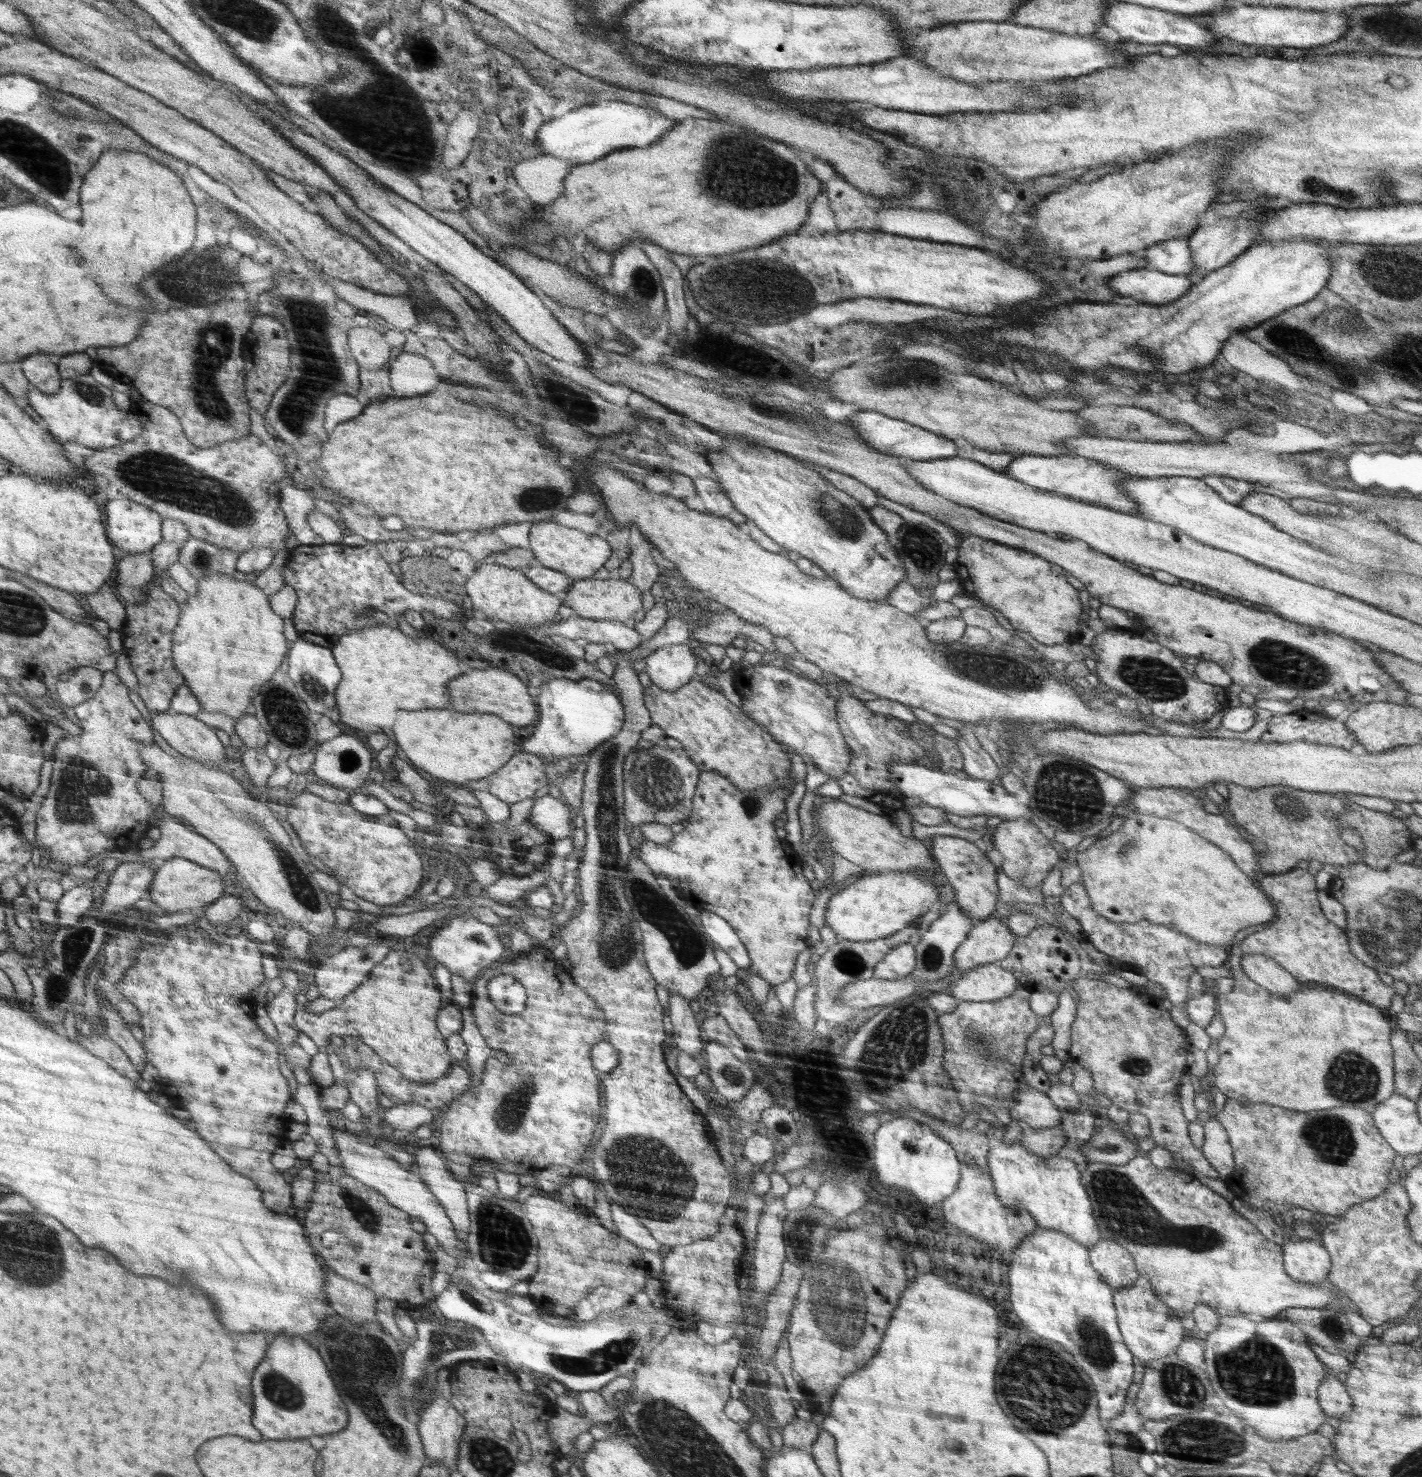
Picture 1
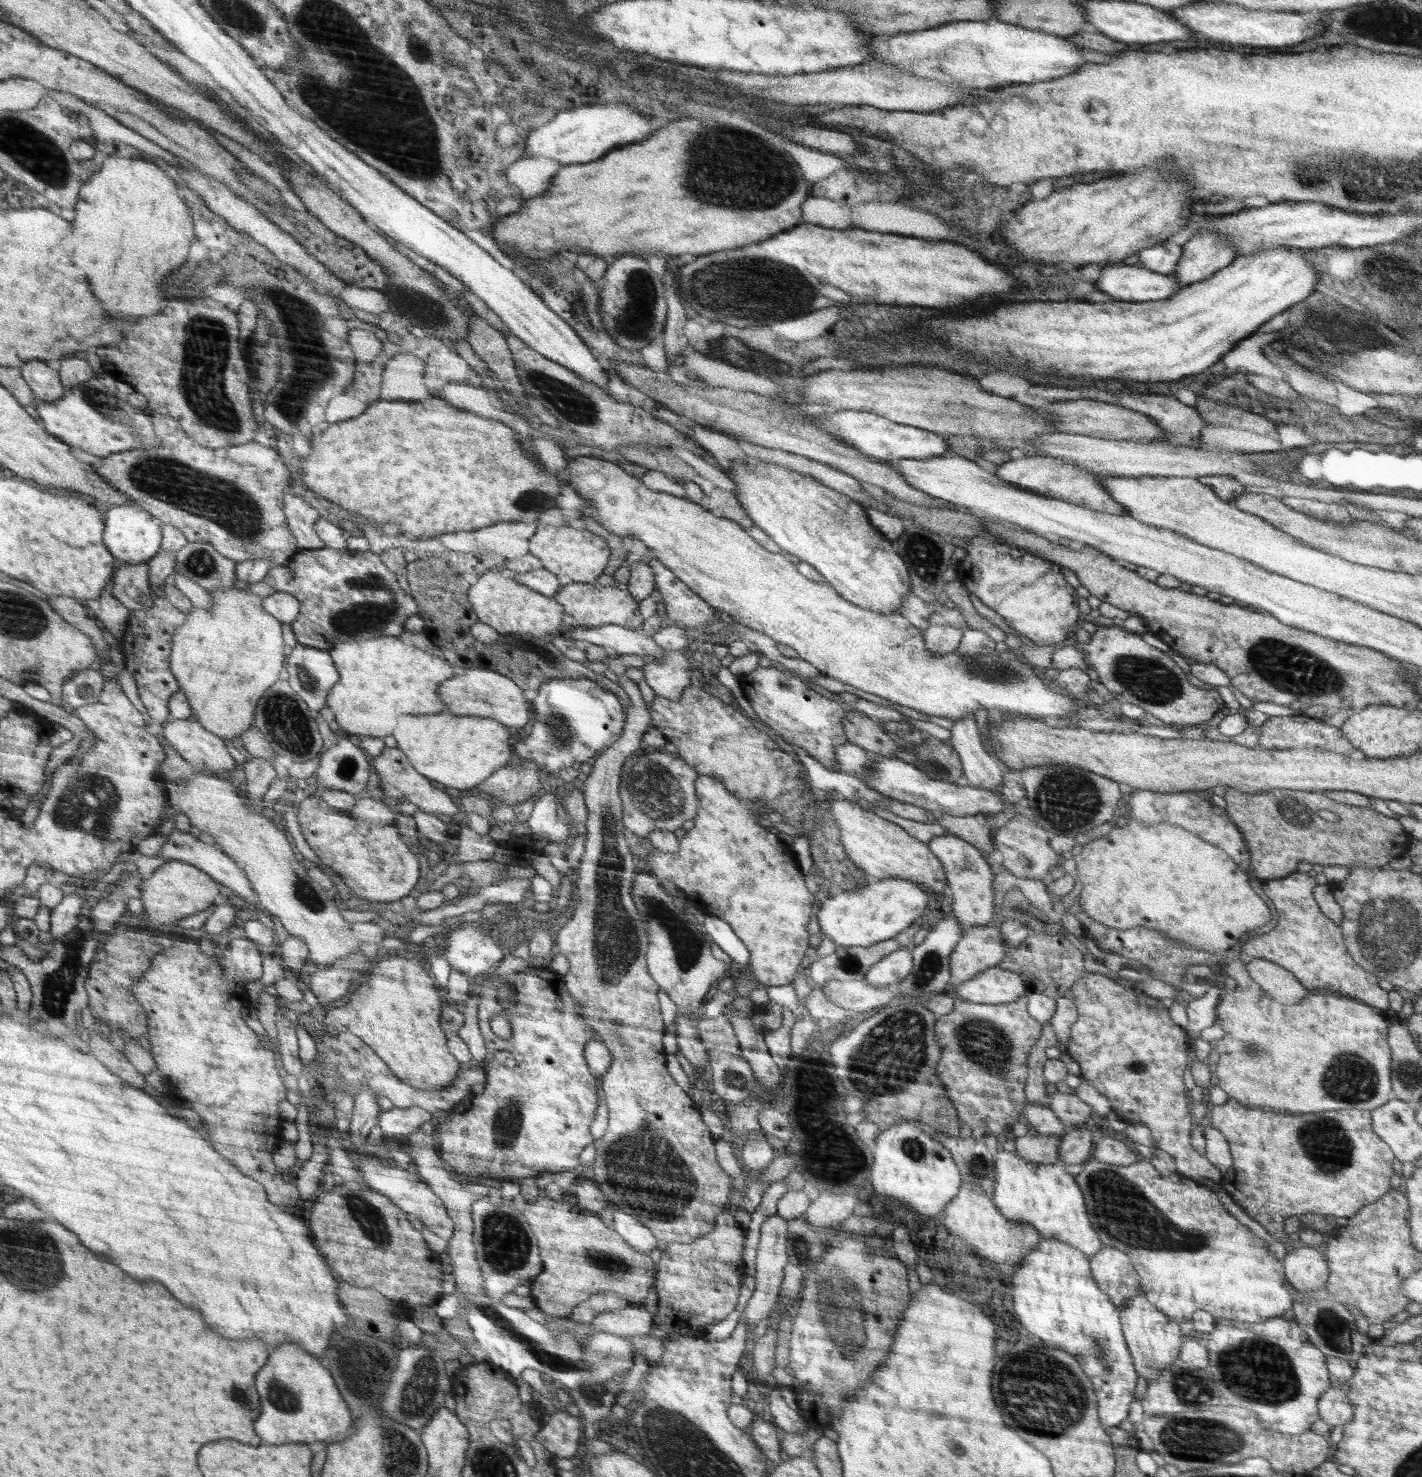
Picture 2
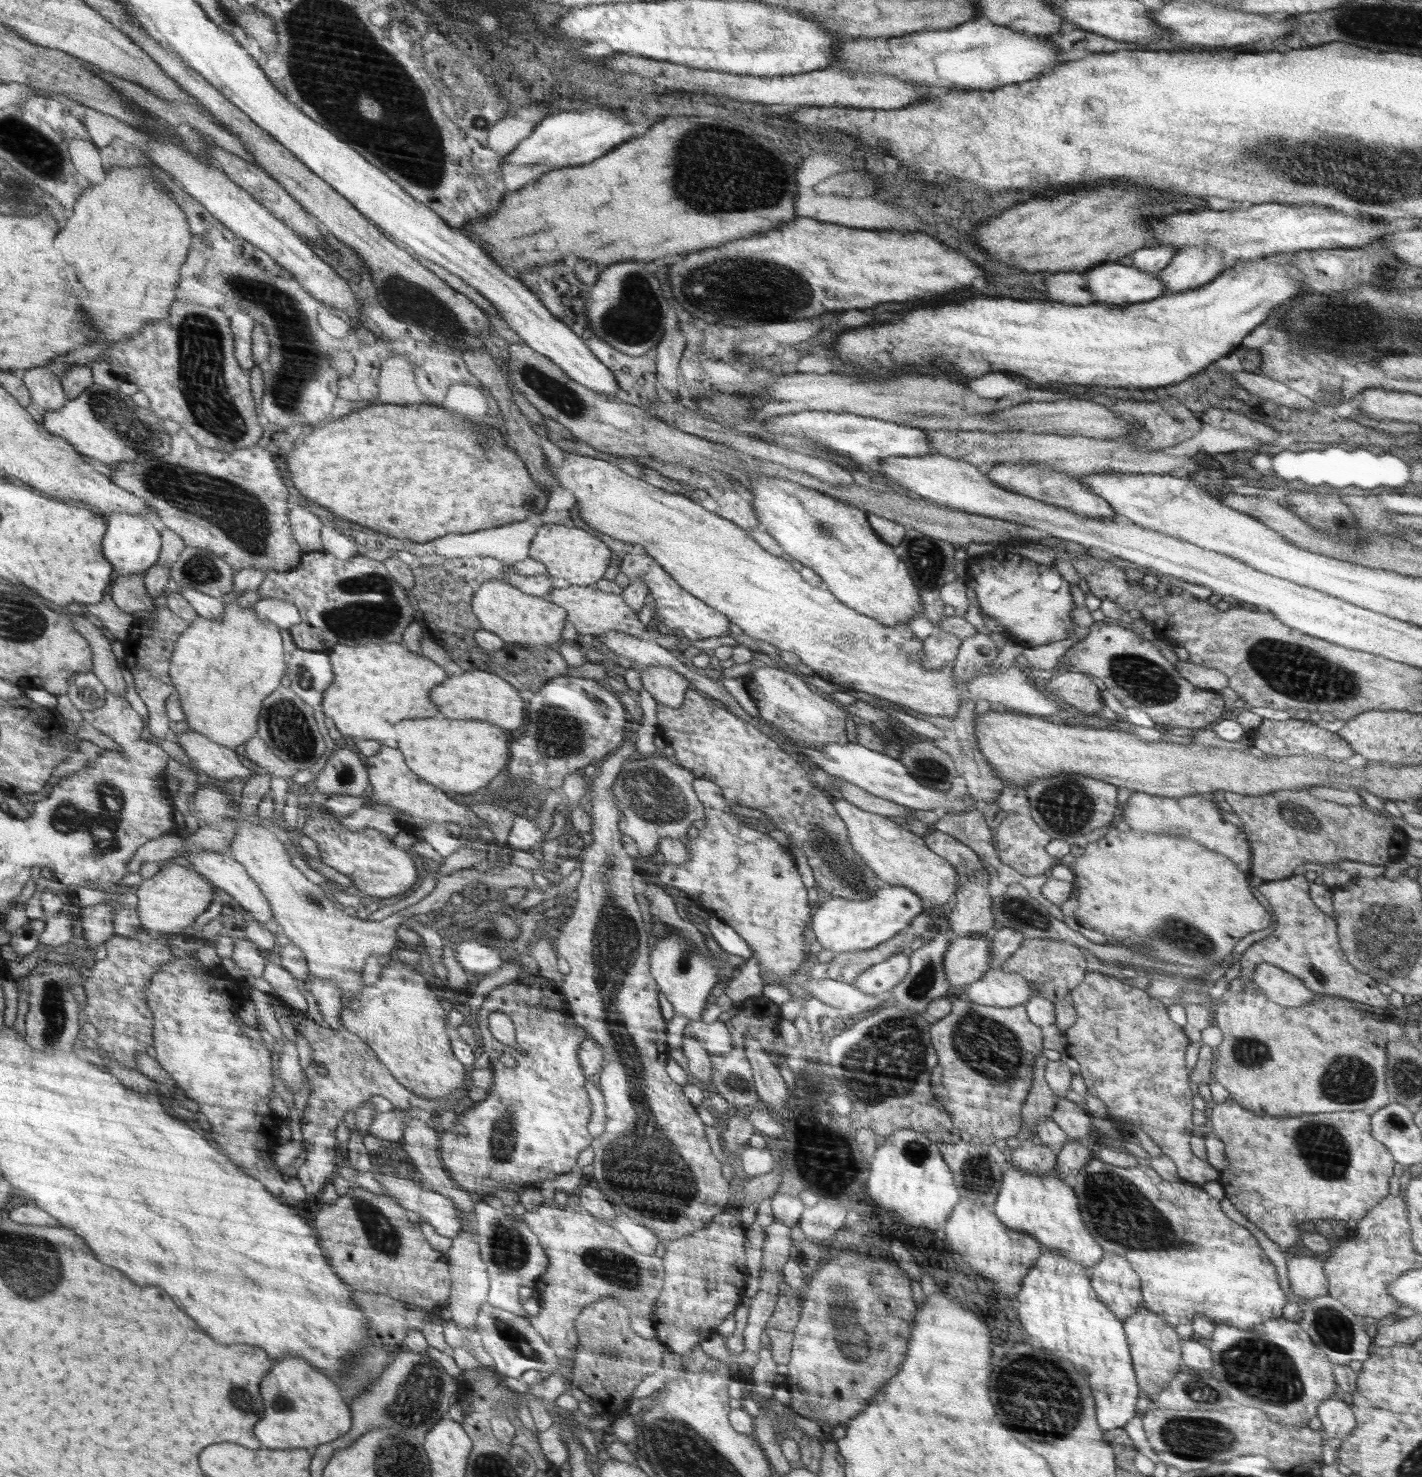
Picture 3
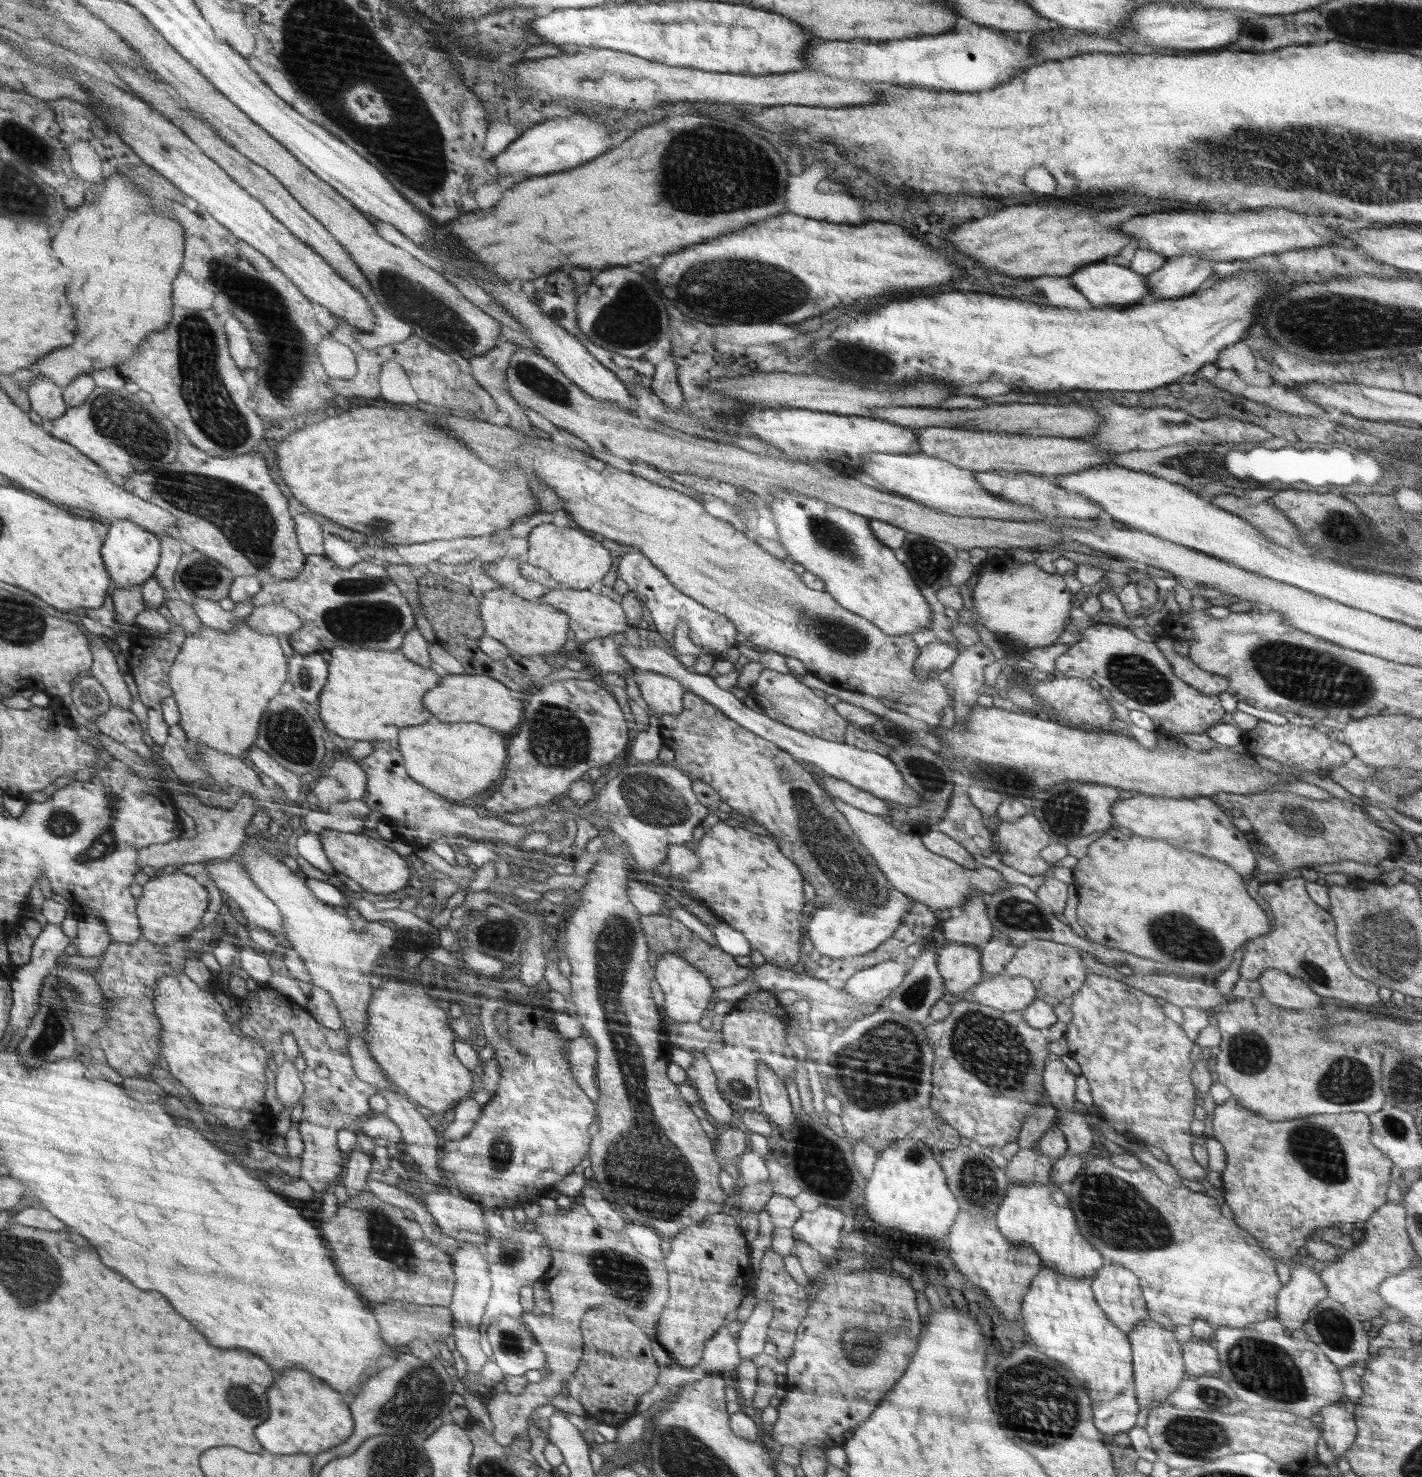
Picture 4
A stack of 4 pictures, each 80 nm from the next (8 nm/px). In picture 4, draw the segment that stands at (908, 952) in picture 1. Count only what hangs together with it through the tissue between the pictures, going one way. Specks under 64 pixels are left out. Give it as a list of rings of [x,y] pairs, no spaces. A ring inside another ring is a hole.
[[[902,956],[862,970],[847,980],[843,990],[854,997],[859,1006],[862,1002],[884,1004],[907,974],[904,960],[905,956]]]

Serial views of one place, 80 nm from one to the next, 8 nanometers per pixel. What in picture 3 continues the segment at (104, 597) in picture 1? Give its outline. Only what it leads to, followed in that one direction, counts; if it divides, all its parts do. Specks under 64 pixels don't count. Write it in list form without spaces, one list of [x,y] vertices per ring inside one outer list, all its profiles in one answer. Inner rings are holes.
[[[107,593],[100,603],[89,604],[84,609],[100,619],[105,630],[108,630],[109,636],[114,635],[121,642],[127,640],[134,623],[133,615],[118,608],[118,605],[112,601],[110,594]]]

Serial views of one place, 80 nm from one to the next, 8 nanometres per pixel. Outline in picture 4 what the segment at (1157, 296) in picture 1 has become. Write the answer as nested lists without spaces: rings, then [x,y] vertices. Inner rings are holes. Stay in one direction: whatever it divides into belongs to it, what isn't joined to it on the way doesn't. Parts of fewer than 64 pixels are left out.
[[[1112,260],[1092,263],[1074,271],[1069,277],[1074,282],[1074,288],[1096,306],[1108,302],[1141,302],[1142,298],[1149,296],[1146,275],[1118,266]]]

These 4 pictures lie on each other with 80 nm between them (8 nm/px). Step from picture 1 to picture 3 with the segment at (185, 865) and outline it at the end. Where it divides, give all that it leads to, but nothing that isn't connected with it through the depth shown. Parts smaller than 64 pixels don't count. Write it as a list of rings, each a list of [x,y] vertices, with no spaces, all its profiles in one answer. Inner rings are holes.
[[[166,863],[162,869],[151,878],[144,879],[138,885],[136,896],[138,897],[137,911],[141,916],[143,930],[148,934],[180,934],[180,930],[194,925],[197,916],[200,916],[213,902],[212,894],[214,888],[204,882],[201,874],[196,871],[182,867],[175,863]]]

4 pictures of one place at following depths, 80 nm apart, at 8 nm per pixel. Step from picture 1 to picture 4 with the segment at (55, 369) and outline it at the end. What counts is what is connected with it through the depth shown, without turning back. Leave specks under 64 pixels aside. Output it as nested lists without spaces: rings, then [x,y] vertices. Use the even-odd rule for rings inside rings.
[[[39,376],[29,388],[33,410],[46,425],[62,418],[70,409],[65,399],[65,389],[47,376]]]

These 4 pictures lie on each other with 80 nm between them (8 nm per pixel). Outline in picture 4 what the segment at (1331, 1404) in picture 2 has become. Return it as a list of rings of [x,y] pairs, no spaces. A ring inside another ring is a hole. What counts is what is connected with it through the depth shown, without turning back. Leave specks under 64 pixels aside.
[[[1340,1402],[1320,1409],[1318,1414],[1323,1418],[1320,1424],[1321,1437],[1334,1456],[1342,1458],[1356,1437],[1355,1417],[1346,1412],[1344,1404]]]

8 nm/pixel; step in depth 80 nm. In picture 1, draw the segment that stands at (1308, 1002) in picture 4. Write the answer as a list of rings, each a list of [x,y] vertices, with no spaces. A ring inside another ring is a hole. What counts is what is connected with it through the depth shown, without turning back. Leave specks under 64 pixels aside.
[[[1242,955],[1241,967],[1244,974],[1268,990],[1272,995],[1288,997],[1296,993],[1300,983],[1274,960],[1263,955]]]

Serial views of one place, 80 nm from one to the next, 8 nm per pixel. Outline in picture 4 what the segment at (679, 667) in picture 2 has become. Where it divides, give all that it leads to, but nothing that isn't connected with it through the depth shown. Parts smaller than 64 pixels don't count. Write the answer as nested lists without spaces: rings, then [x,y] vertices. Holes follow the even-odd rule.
[[[652,670],[636,672],[634,680],[648,704],[649,714],[658,719],[663,714],[681,714],[682,696],[685,696],[681,681]]]

